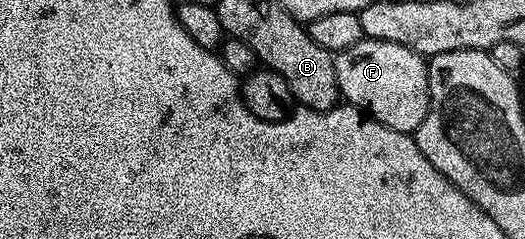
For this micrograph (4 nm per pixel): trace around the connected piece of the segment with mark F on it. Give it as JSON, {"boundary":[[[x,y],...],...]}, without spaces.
{"boundary":[[[364,38],[354,48],[346,48],[335,55],[336,75],[341,99],[347,105],[364,111],[368,117],[378,120],[386,128],[394,128],[394,132],[415,135],[416,130],[426,120],[428,111],[428,63],[410,48],[402,48],[402,44],[390,44],[386,40]]]}

